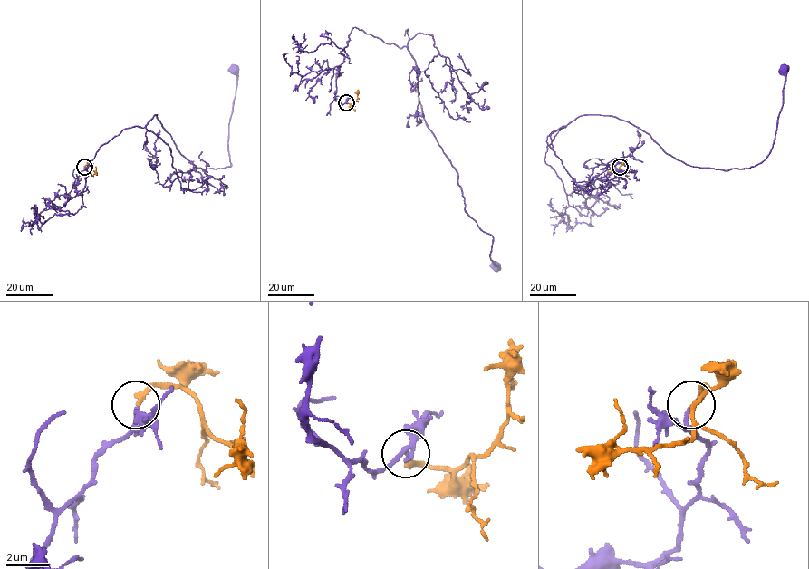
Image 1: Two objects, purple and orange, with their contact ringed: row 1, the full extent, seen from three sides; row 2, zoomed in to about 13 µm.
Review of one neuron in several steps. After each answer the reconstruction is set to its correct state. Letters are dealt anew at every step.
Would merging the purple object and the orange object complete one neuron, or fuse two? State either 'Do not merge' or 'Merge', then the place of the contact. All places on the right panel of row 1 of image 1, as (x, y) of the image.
Merge. Place: (620, 167)

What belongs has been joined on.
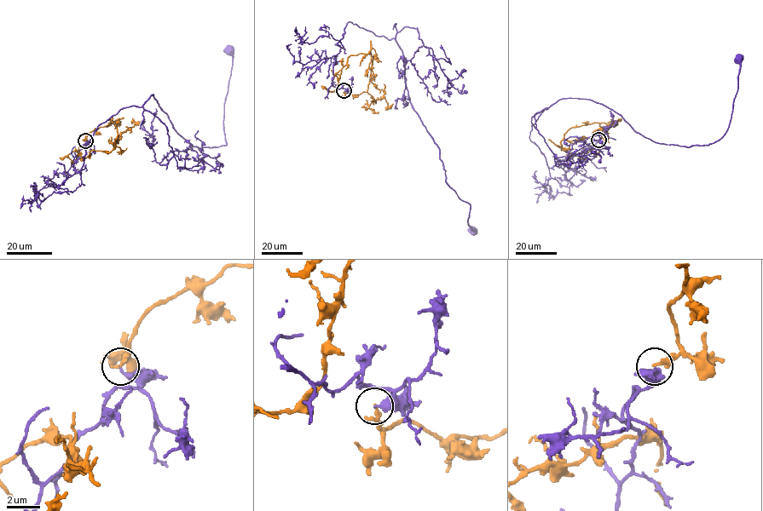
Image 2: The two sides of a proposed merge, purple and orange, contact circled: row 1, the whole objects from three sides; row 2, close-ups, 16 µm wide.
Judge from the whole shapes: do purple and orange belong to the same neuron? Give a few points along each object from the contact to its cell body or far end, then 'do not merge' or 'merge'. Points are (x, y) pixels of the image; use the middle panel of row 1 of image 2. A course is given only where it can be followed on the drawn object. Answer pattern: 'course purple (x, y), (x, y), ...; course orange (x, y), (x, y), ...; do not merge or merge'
course purple (343, 90), (332, 85), (333, 66), (347, 23), (394, 38), (411, 106), (446, 182), (471, 205), (473, 230); course orange (343, 90), (352, 94), (367, 90), (372, 57), (370, 53), (347, 59), (334, 90), (320, 86); do not merge

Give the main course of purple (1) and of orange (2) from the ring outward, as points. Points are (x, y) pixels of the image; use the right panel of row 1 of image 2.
1: (598, 140), (550, 168), (529, 135), (586, 99), (707, 146), (738, 59)
2: (598, 140), (603, 127), (592, 123), (571, 127), (561, 141), (562, 150), (575, 156), (598, 148), (594, 154)

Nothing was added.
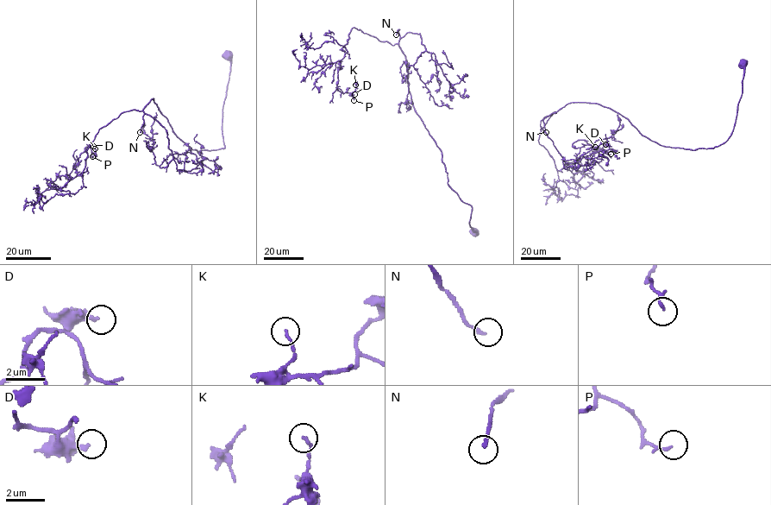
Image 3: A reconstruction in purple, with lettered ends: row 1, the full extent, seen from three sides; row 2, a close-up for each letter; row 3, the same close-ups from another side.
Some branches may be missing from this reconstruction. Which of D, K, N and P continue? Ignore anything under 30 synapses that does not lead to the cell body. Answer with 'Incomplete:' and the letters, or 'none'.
Incomplete: N

